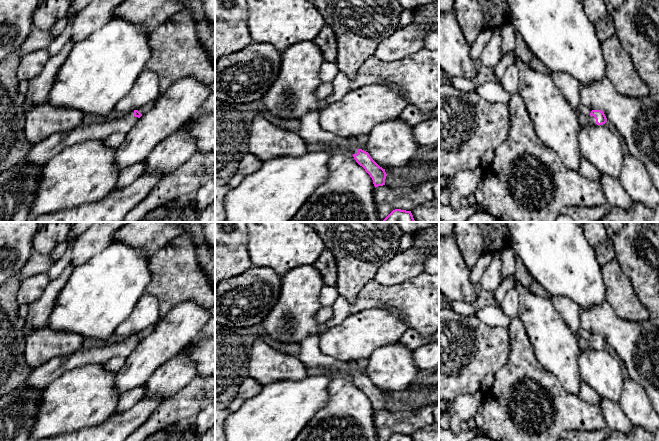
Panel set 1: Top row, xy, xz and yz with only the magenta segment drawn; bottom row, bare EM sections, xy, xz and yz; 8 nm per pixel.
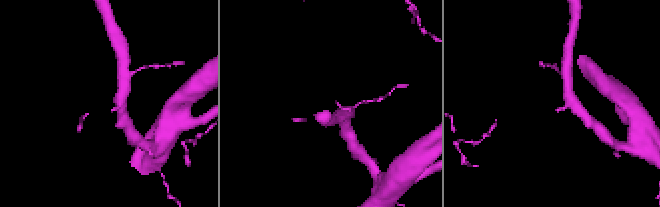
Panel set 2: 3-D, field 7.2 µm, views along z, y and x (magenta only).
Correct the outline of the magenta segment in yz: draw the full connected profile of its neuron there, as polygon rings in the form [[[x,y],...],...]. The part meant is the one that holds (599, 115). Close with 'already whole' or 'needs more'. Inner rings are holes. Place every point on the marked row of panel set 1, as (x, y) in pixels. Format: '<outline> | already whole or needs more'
[[[592,110],[587,116],[587,122],[591,125],[599,126],[605,124],[607,122],[607,118],[603,111]]] | needs more

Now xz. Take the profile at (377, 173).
[[[325,98],[319,100],[318,108],[305,114],[300,119],[300,128],[297,134],[308,143],[324,144],[326,148],[333,151],[349,151],[353,154],[356,162],[362,166],[370,175],[375,187],[385,185],[386,172],[369,155],[368,152],[353,146],[348,139],[338,137],[330,132],[323,130],[319,124],[320,112],[328,105]]] | needs more

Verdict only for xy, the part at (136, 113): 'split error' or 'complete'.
split error

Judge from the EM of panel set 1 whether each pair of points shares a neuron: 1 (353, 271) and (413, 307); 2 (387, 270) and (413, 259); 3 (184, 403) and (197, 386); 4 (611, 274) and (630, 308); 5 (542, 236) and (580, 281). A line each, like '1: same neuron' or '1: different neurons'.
1: different neurons
2: same neuron
3: same neuron
4: same neuron
5: same neuron

